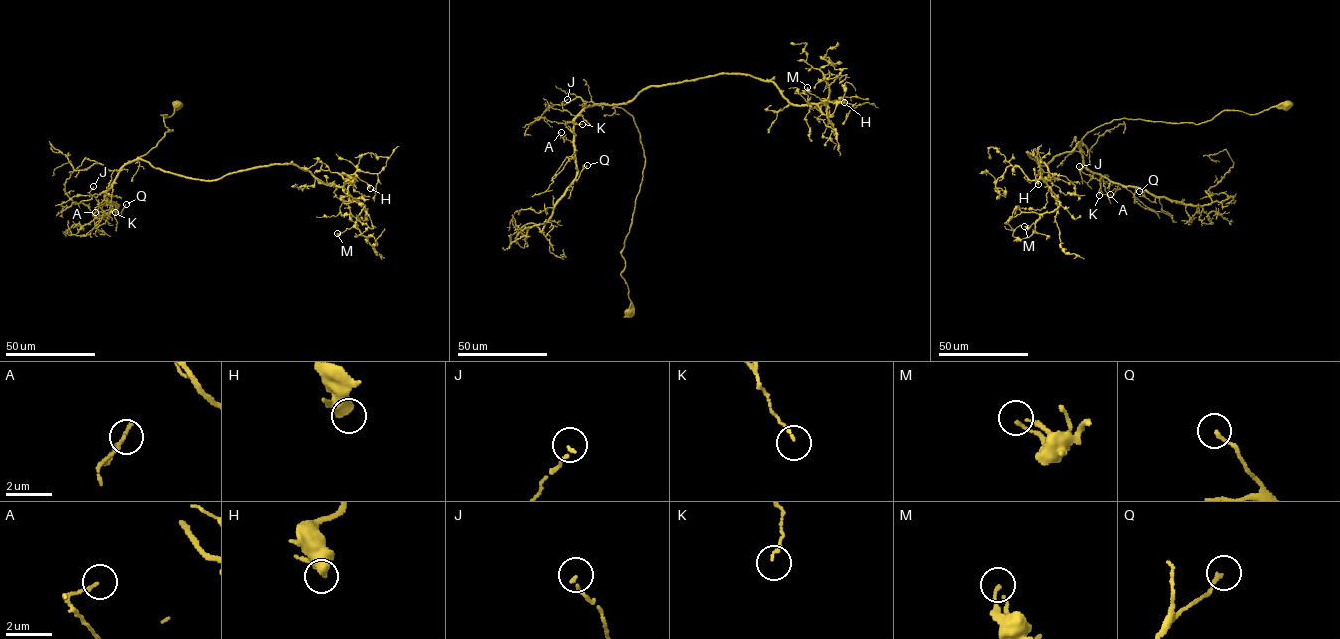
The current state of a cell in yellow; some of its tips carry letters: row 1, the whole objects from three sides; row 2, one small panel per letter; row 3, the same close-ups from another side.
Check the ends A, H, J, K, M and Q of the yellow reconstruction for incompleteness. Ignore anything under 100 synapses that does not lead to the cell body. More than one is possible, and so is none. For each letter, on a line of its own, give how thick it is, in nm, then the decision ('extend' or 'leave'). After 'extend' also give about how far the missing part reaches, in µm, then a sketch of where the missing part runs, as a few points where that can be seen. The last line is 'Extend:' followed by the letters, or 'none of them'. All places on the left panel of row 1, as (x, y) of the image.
A: 110 nm thick; leave
H: 440 nm thick; leave
J: 110 nm thick; leave
K: 120 nm thick; leave
M: 130 nm thick; leave
Q: 150 nm thick; leave
Extend: none of them

